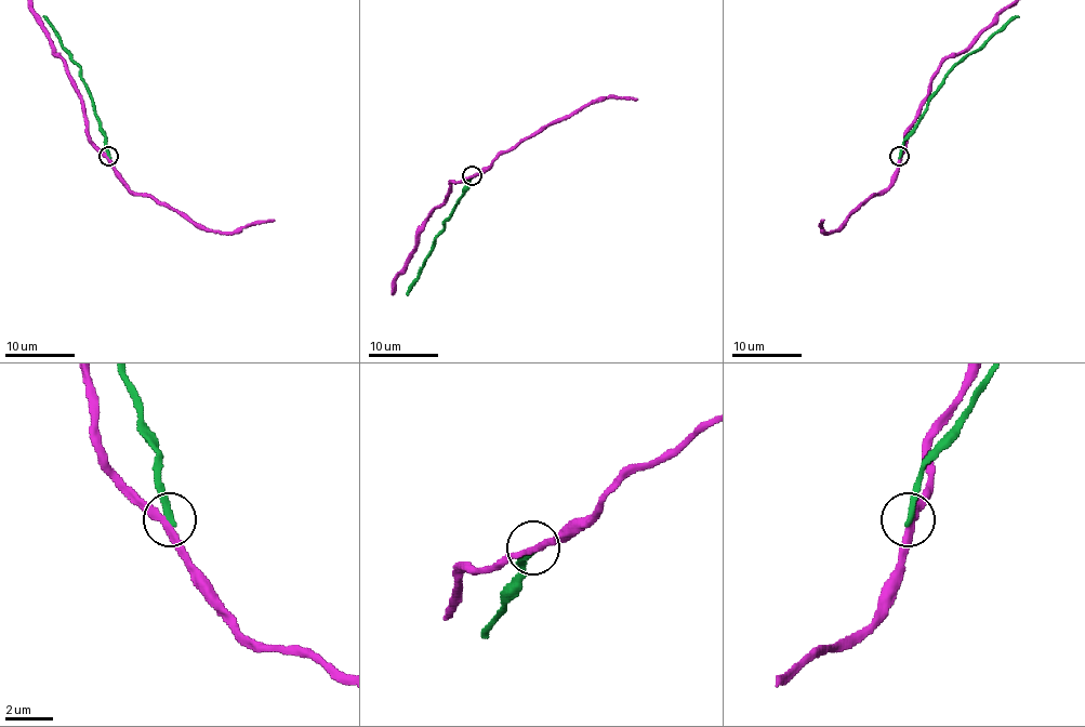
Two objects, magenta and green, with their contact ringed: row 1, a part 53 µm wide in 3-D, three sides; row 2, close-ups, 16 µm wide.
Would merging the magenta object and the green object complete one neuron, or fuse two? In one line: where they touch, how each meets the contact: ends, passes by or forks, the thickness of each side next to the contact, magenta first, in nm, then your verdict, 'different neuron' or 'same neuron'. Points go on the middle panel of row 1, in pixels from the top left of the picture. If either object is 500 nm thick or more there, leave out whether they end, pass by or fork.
at (472, 175); magenta passes by; green ends there; 280 nm thick on the magenta side, 280 nm on the other; different neuron

